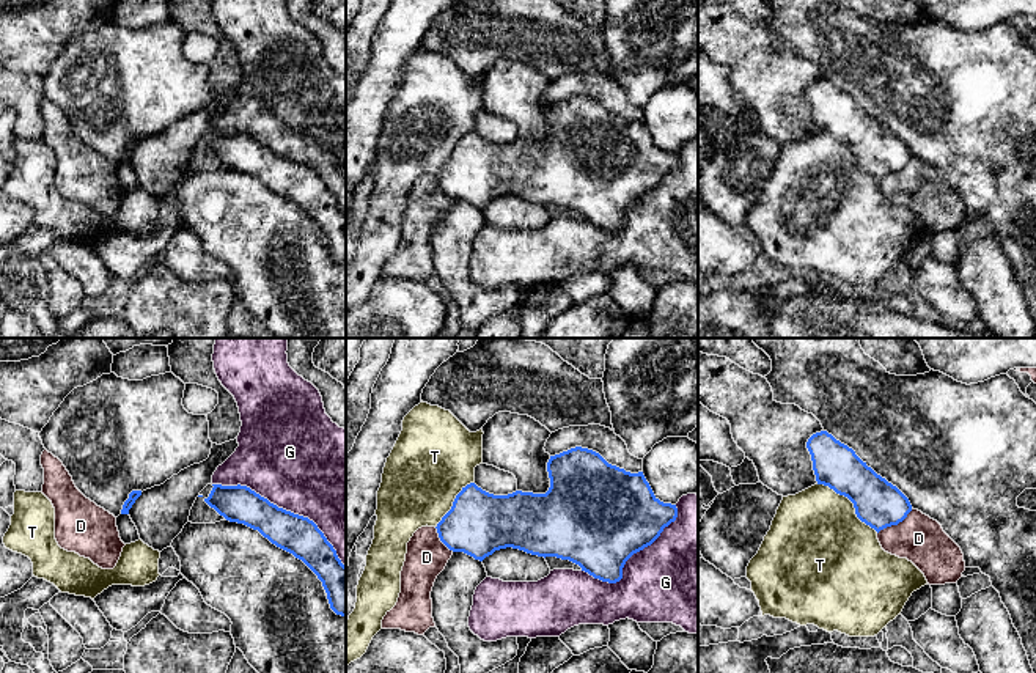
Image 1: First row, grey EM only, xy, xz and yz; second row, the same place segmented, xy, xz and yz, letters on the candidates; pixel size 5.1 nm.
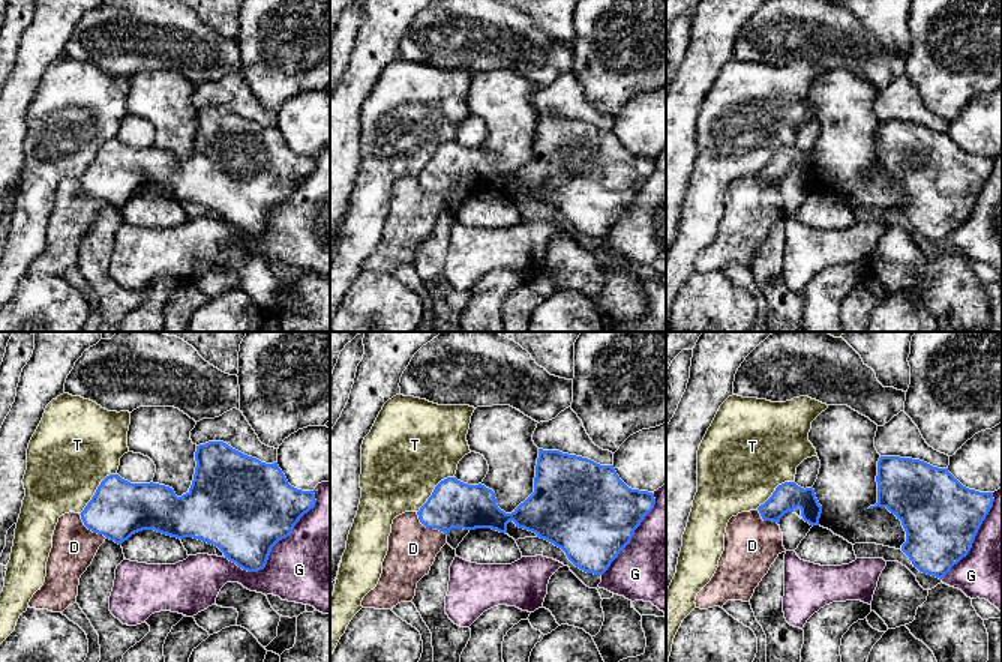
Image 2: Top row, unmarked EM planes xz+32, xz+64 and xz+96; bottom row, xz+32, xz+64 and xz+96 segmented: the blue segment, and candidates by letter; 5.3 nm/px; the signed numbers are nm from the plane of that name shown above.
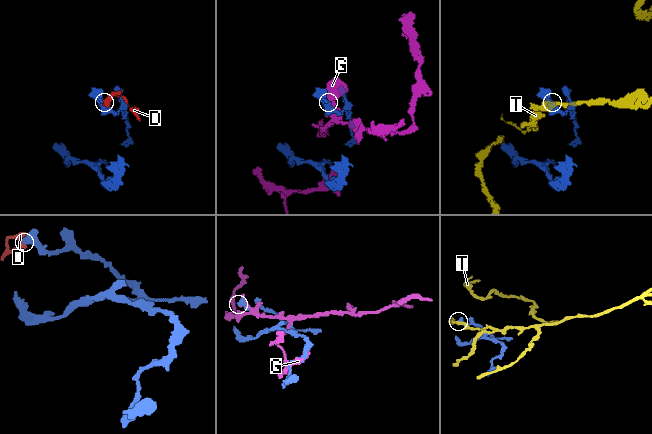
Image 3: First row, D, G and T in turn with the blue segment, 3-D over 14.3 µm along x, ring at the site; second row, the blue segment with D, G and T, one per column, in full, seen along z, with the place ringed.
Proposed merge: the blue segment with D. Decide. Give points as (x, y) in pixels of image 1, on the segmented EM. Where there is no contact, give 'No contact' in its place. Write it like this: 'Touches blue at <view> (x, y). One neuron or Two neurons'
Touches blue at yz (895, 524). Two neurons

